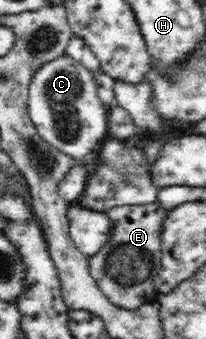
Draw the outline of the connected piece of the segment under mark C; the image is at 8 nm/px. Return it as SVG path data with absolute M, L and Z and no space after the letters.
M66 54L42 64L34 72L28 86L27 113L38 134L46 142L68 157L72 158L74 156L76 160L86 157L88 152L98 152L100 144L109 132L108 111L97 95L97 86L93 74L85 66Z

